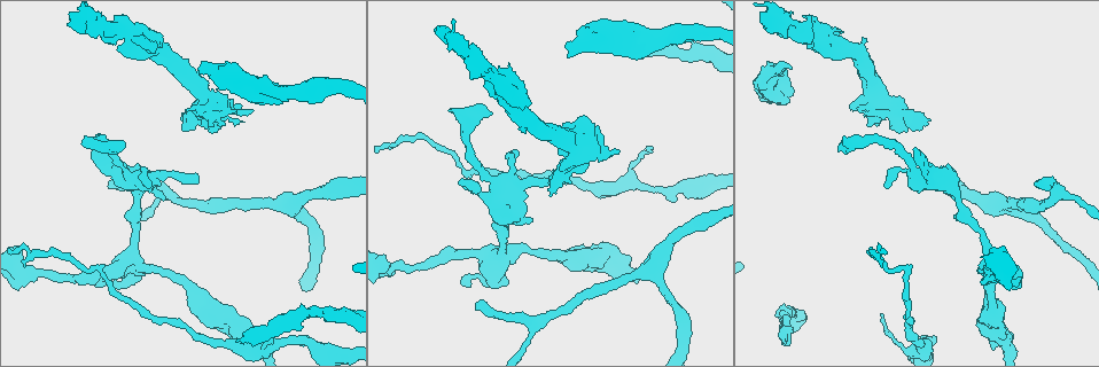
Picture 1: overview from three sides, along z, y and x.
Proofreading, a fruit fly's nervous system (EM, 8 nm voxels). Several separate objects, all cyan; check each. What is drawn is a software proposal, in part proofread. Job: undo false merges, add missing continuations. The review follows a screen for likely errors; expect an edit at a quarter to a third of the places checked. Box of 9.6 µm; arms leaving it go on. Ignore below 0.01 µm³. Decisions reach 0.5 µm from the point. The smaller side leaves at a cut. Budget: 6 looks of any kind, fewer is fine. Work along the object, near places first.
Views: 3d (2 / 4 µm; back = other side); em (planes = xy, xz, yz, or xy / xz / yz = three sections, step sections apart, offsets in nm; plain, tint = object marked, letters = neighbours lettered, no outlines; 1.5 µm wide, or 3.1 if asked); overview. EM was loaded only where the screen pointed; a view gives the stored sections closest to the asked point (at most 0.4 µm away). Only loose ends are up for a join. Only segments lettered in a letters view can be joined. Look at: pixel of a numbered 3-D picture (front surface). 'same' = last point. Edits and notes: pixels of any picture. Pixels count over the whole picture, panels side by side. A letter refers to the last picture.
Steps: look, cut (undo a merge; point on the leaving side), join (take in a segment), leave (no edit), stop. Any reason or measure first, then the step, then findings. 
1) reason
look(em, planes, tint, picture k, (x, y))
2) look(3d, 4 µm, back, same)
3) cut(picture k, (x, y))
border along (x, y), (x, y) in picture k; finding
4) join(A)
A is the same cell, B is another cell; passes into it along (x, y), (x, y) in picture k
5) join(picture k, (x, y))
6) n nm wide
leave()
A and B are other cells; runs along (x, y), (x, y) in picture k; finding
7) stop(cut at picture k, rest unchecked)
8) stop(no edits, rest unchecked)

branch stops here
look(em, planes, letters, picture 1, (885, 185))

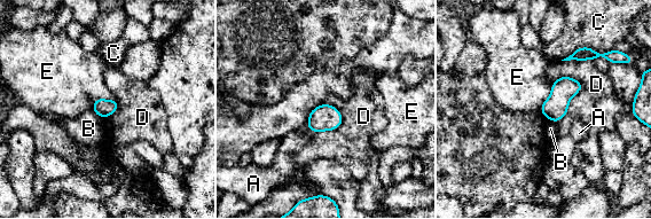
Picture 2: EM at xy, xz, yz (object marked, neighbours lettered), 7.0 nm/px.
leave()
A, B, C, D and E are other cells; no lettered segment goes on from it

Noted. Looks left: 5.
branch stops here
look(em, xz, step 8, letters, picture 1, (568, 57))

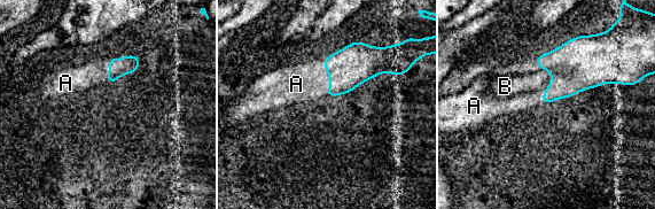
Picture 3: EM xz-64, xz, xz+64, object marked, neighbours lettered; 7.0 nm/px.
A touches over 260 nm
join(A)
A is the same cell, B is another cell; it goes on there

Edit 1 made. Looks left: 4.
free end
look(em, xy, step 4, tint, picture 1, (109, 185))

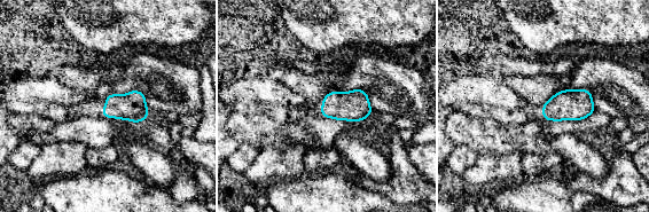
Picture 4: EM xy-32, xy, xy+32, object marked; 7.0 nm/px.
look(em, xy, step 4, letters, same)

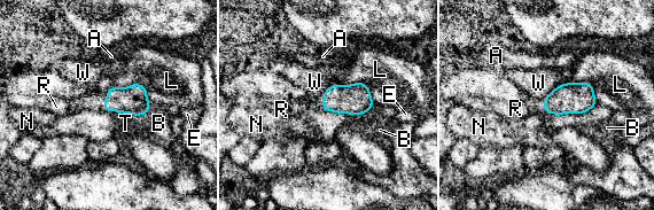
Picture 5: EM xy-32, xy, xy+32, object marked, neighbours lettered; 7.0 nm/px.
L touches over 300 nm
join(R)
R is the same cell, A, B, E, L, N, T and W are other cells; passes into it along (355, 99), (324, 100), (297, 103) in picture 5; it goes on there

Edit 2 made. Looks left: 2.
stop(join at picture 3, join at picture 5, rest unchecked)

